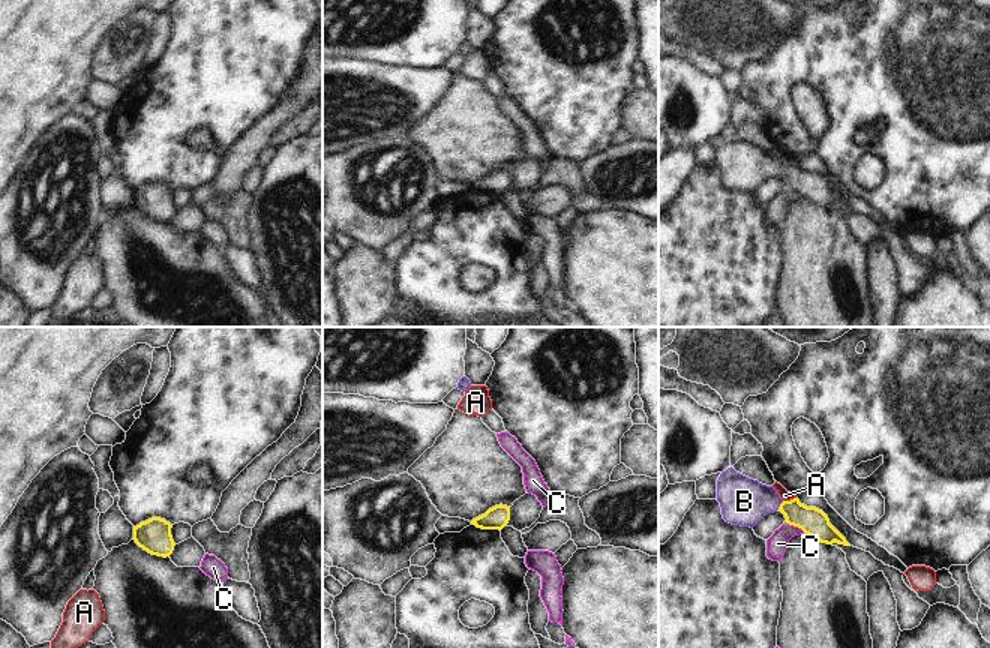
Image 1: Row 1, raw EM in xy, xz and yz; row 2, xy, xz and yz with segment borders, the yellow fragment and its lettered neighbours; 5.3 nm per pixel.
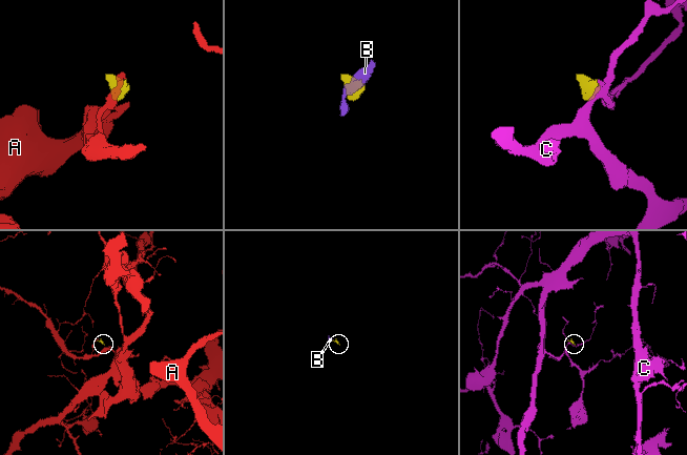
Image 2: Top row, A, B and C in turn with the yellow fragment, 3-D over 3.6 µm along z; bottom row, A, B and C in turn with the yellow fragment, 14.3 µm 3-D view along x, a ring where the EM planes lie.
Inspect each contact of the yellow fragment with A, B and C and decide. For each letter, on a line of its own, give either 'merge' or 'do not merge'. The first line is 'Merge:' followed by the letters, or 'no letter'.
Merge: B
A: do not merge
B: merge
C: do not merge

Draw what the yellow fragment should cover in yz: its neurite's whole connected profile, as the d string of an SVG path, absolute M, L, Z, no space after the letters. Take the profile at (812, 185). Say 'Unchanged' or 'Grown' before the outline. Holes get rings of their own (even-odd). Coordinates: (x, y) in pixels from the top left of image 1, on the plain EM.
Grown. M732 130L717 144L717 165L723 183L732 189L753 192L765 178L778 174L786 188L801 192L820 207L850 210L822 174L807 171L798 162L783 165L772 150L748 142Z

